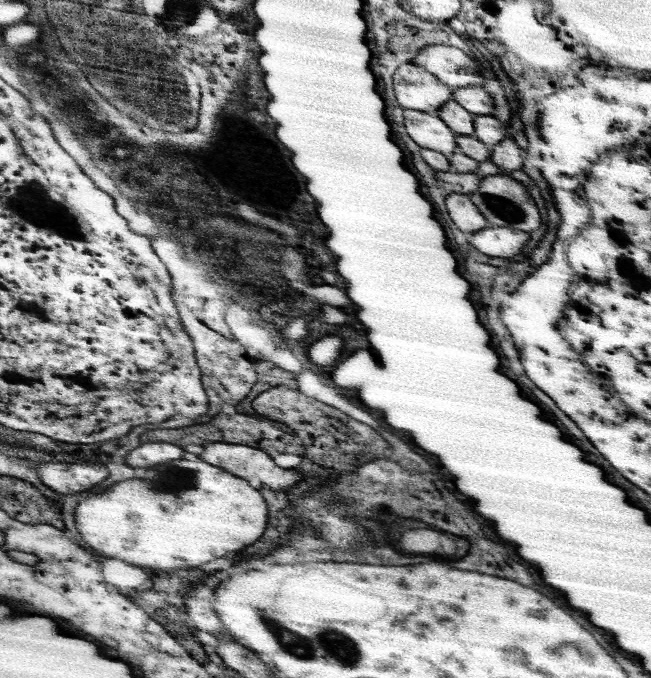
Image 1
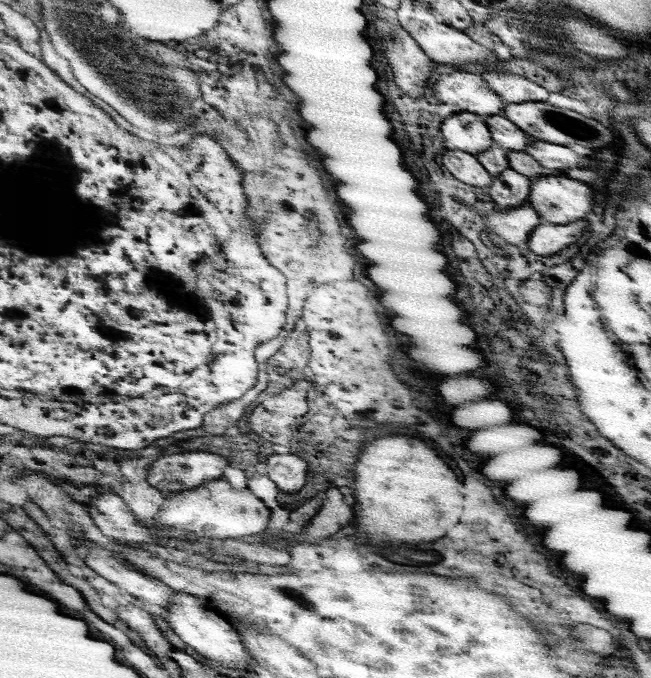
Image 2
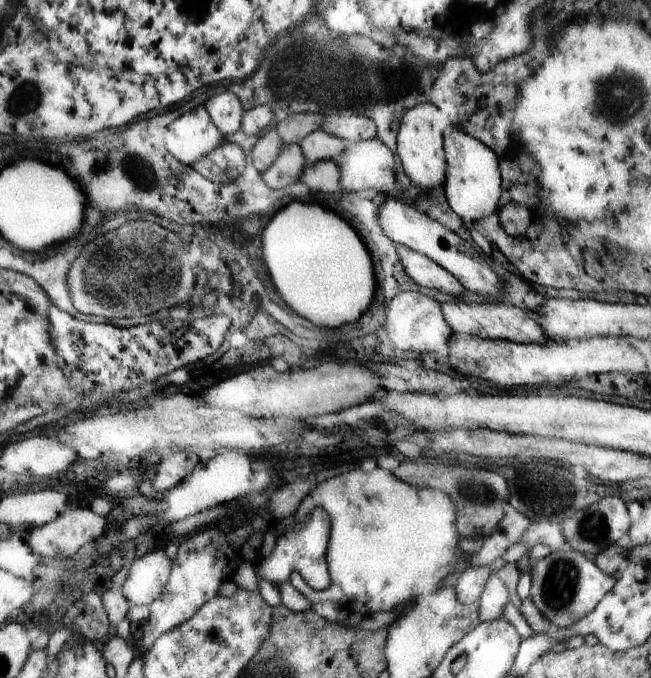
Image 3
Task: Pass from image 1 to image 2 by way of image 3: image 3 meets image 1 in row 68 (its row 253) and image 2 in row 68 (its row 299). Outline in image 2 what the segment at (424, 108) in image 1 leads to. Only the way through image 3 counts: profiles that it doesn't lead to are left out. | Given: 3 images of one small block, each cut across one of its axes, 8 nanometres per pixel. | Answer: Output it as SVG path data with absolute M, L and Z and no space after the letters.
M455 68L453 74L443 74L431 86L435 98L441 104L455 106L463 114L475 114L479 118L489 118L505 110L505 102L495 94L481 76Z

